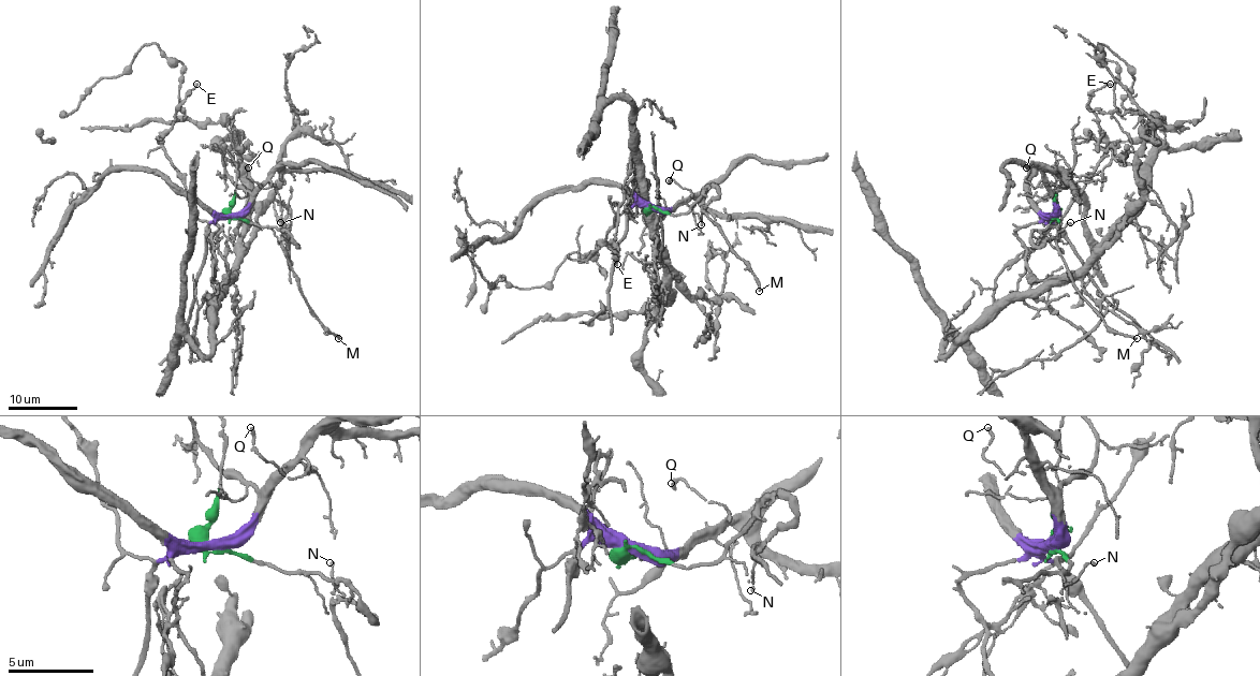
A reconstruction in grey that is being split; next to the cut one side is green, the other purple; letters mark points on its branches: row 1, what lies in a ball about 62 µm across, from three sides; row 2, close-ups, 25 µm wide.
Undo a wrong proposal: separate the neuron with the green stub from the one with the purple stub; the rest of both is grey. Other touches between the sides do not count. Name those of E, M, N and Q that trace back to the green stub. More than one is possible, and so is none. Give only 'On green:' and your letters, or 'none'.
On green: M, N

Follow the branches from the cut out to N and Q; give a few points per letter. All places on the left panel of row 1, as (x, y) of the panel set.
N: (231, 216), (232, 219), (267, 225), (276, 236), (279, 234), (279, 222)
Q: (231, 217), (236, 217), (269, 180), (270, 184), (265, 188), (257, 184), (248, 168)

